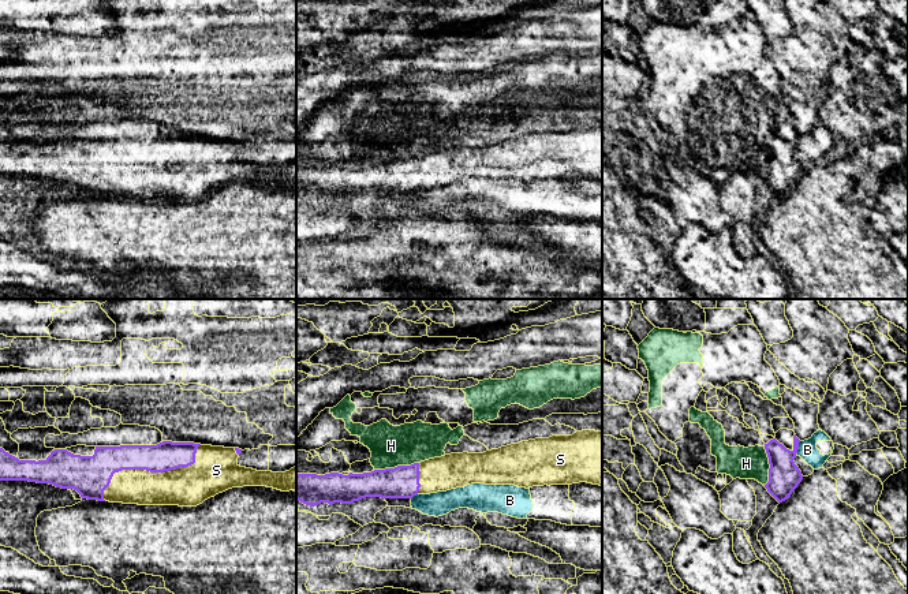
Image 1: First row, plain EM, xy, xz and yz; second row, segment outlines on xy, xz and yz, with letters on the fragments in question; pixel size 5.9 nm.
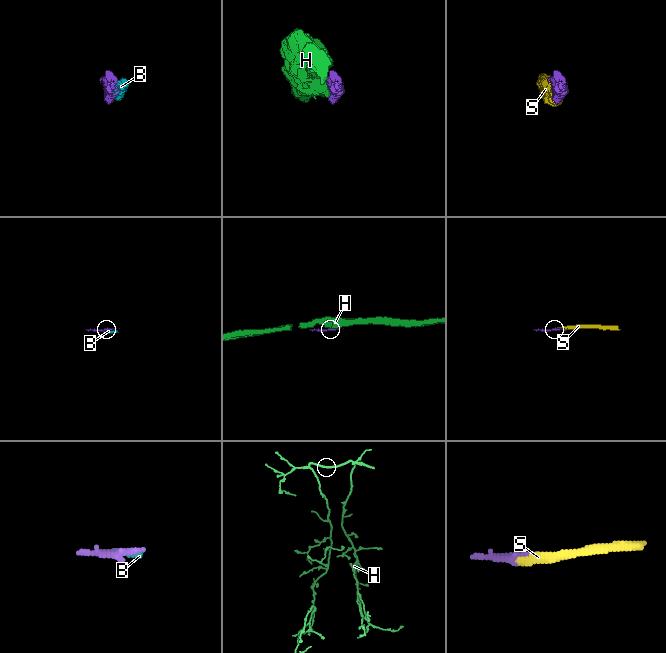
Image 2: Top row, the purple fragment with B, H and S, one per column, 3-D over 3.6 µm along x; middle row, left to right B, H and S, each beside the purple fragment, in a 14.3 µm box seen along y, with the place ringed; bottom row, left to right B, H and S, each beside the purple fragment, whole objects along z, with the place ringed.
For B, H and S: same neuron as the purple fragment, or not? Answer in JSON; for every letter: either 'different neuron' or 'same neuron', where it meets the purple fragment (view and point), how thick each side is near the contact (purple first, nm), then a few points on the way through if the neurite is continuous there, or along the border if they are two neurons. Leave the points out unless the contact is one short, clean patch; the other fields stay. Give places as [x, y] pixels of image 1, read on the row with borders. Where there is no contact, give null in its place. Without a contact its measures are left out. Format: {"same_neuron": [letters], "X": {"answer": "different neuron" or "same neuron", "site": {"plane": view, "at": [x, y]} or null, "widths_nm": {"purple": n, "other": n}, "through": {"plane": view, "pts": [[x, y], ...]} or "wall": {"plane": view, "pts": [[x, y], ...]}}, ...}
{"same_neuron": ["S"], "B": {"answer": "different neuron", "site": {"plane": "yz", "at": [798, 448]}, "widths_nm": {"purple": 190, "other": 110}}, "H": {"answer": "different neuron", "site": {"plane": "xz", "at": [398, 466]}, "widths_nm": {"purple": 190, "other": 240}, "wall": {"plane": "xz", "pts": [[418, 462], [374, 470]]}}, "S": {"answer": "same neuron", "site": {"plane": "xy", "at": [150, 471]}, "widths_nm": {"purple": 170, "other": 240}}}

